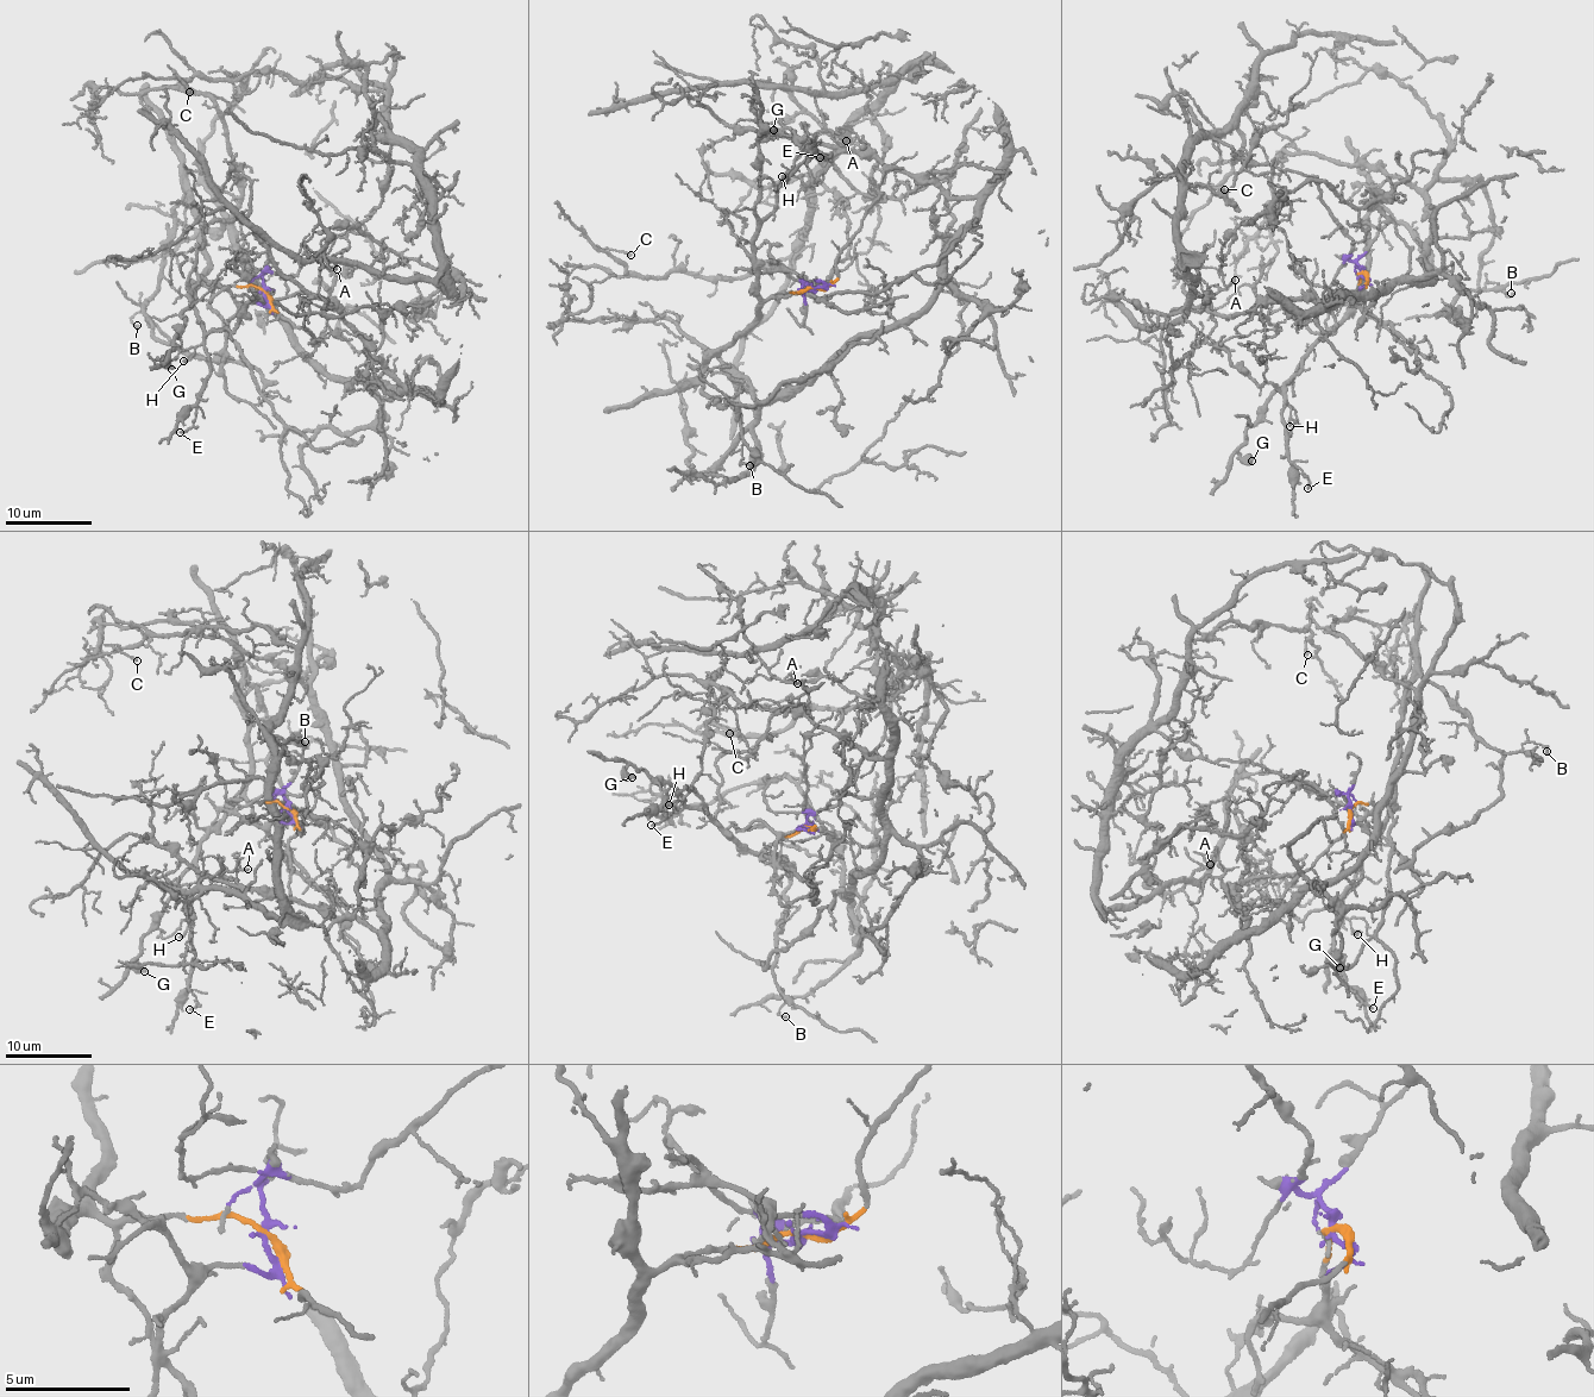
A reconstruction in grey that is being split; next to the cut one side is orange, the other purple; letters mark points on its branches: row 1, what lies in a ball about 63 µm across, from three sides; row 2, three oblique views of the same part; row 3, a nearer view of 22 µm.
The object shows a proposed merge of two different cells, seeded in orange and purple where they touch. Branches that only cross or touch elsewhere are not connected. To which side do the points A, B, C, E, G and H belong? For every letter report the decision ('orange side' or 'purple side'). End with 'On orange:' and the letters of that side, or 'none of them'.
A: purple side
B: orange side
C: purple side
E: orange side
G: orange side
H: orange side
On orange: B, E, G, H

